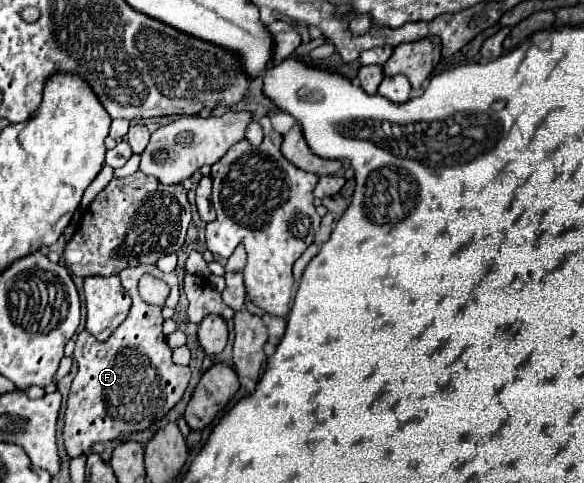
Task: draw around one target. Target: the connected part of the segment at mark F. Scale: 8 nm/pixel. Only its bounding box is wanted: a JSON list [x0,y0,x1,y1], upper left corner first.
[64,264,190,458]

